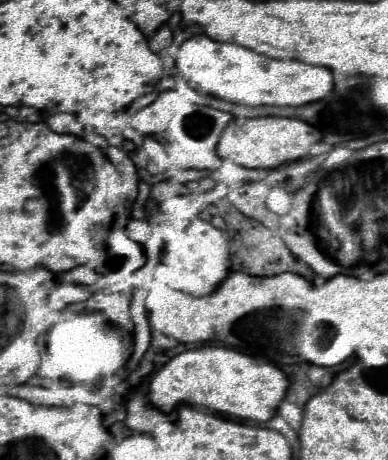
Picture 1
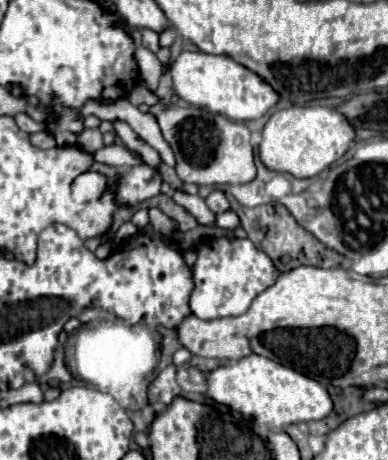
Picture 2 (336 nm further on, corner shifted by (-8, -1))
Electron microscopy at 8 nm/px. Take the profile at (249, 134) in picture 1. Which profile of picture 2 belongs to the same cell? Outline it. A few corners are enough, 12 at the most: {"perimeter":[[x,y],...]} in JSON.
{"perimeter":[[334,107],[276,111],[260,159],[308,179],[350,149],[356,129]]}

